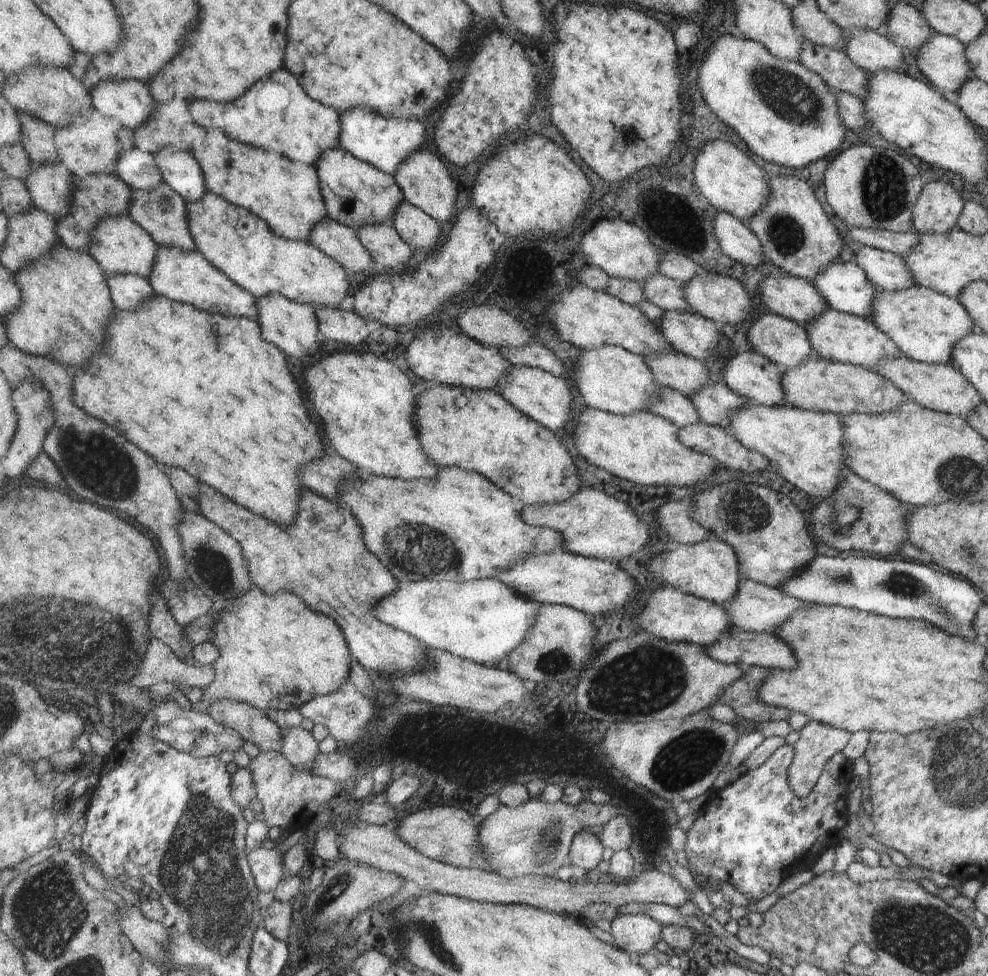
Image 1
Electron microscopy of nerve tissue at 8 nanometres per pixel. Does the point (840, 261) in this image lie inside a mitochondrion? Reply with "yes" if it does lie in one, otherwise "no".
no

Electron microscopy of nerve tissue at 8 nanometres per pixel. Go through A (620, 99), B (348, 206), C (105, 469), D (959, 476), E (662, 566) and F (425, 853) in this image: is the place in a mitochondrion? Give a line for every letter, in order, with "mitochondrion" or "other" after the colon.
A: other
B: other
C: mitochondrion
D: mitochondrion
E: other
F: other

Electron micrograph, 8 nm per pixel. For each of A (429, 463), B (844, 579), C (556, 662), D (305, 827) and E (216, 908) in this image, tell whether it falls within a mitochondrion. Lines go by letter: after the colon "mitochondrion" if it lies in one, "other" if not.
A: other
B: mitochondrion
C: mitochondrion
D: other
E: mitochondrion

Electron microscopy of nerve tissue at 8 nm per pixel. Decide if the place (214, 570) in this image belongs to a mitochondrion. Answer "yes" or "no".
yes

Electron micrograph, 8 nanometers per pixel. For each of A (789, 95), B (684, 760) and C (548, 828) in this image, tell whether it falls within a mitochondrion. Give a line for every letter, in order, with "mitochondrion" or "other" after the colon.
A: mitochondrion
B: mitochondrion
C: mitochondrion

